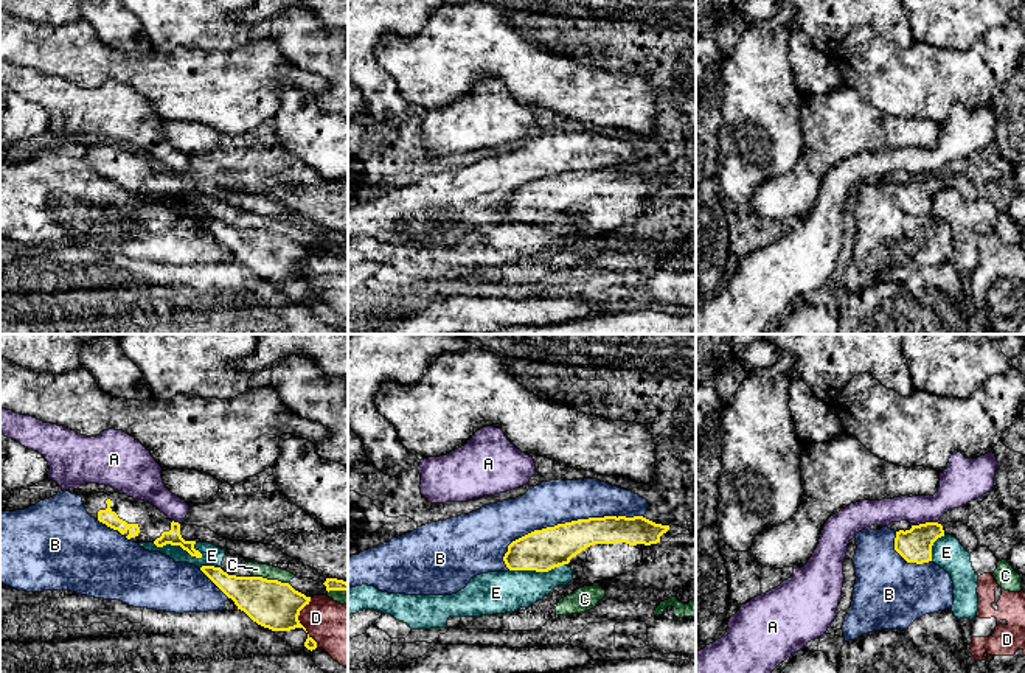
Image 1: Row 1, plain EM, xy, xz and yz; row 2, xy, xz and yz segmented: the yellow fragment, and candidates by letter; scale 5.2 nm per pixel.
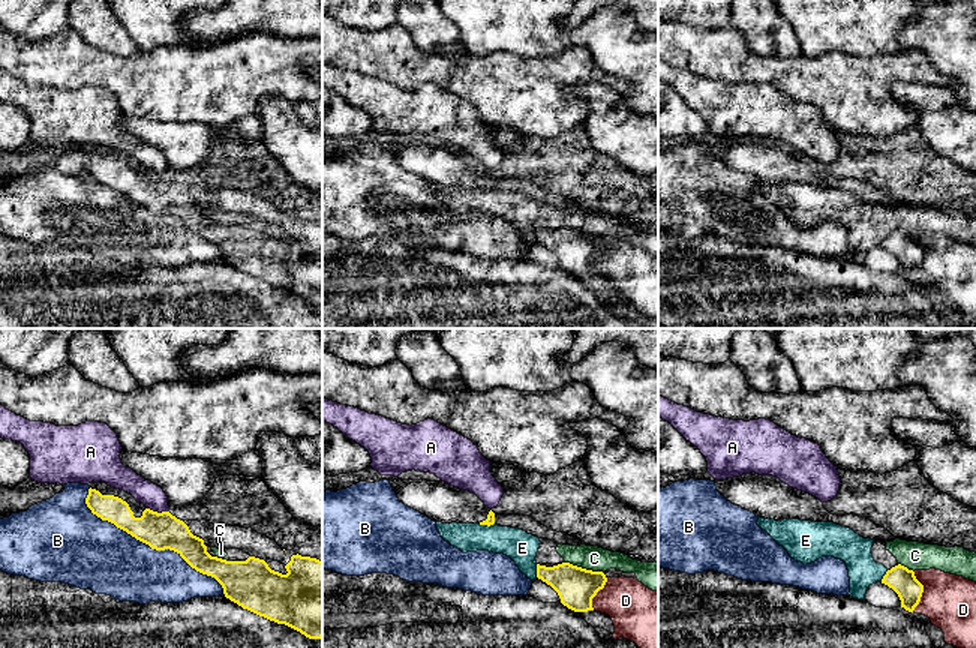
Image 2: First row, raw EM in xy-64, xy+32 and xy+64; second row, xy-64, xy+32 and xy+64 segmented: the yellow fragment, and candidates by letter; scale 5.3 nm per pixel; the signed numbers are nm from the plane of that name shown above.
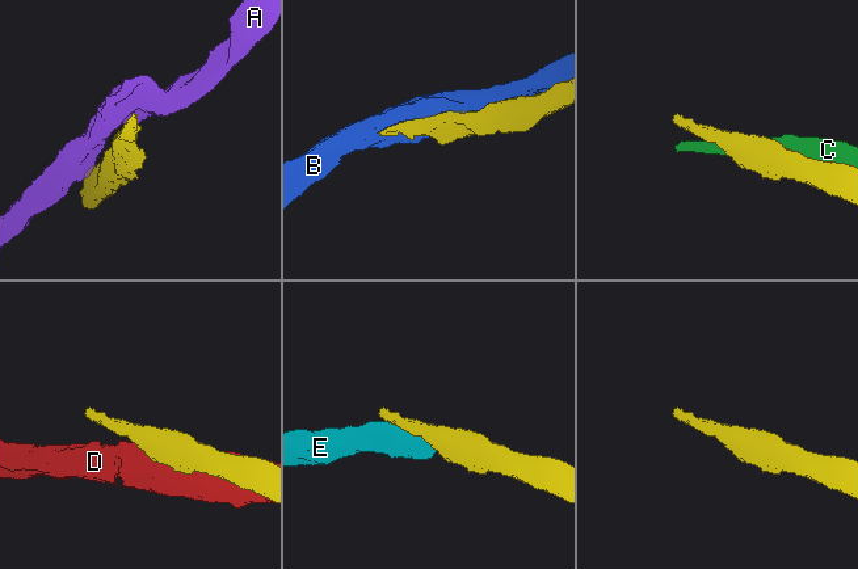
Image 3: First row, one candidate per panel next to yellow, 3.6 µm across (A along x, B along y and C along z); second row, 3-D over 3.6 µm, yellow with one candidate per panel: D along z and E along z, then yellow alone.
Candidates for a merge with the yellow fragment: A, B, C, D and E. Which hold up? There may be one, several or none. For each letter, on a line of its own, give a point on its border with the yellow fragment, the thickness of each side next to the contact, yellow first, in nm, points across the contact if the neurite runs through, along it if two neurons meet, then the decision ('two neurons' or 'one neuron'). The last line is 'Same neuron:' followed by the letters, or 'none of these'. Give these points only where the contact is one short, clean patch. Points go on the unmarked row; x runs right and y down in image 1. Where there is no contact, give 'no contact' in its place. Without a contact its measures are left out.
A: yz (924, 176) | 180/190 nm | along yz (937, 173), (913, 177) | two neurons
B: xz (555, 177) | 220/220 nm | two neurons
C: xy (271, 232) | 240/70 nm | two neurons
D: xy (298, 274) | 240/280 nm | two neurons
E: xy (177, 196) | 80/110 nm | two neurons
Same neuron: none of these

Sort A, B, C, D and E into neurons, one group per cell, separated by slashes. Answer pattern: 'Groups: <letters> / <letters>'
Groups: A / B / C E / D

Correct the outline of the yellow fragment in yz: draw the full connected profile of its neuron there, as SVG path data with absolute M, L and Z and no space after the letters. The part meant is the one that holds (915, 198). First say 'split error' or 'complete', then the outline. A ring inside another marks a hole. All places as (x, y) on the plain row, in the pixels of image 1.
split error | M926 174L912 177L912 180L905 183L896 183L895 202L907 214L929 214L932 213L933 194L944 187L955 188L969 205L980 197L975 185L963 174L947 174L943 177L938 174Z

